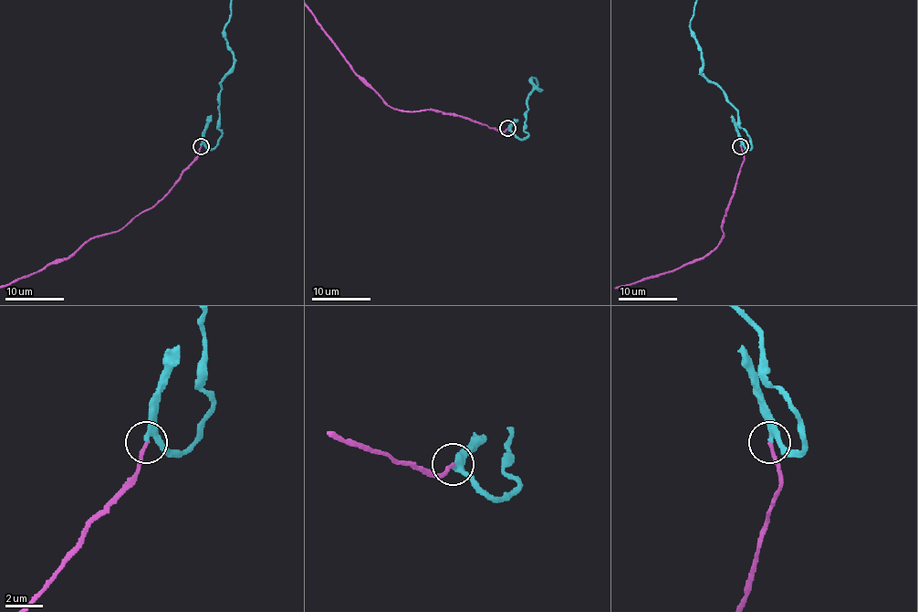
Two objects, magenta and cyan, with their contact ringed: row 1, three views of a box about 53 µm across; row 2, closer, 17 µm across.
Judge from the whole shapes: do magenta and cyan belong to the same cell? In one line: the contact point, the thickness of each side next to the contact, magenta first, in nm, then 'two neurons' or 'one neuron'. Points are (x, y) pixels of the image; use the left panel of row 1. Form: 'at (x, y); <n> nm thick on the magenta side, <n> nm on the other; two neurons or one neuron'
at (201, 146); 180 nm thick on the magenta side, 280 nm on the other; one neuron

